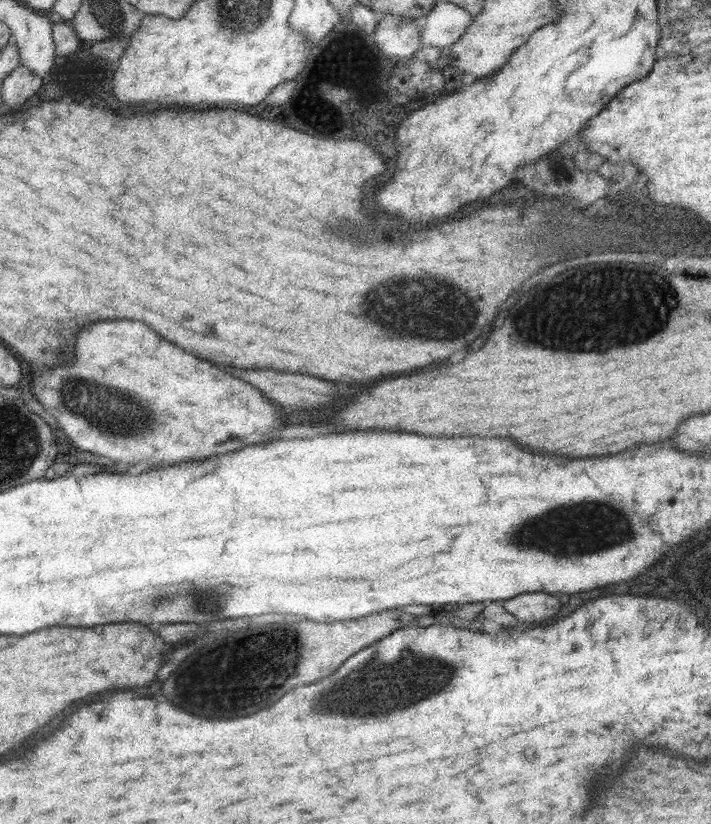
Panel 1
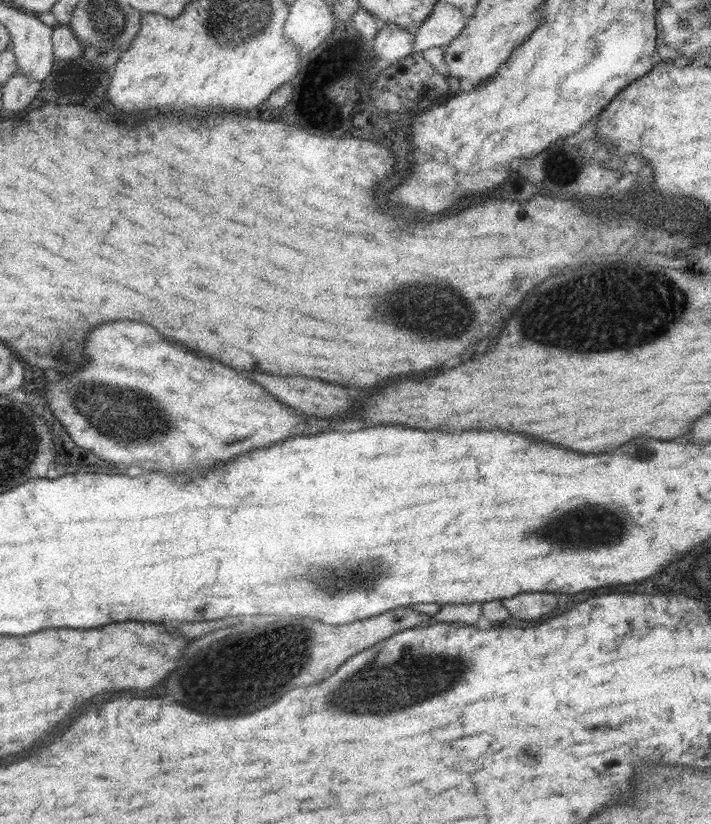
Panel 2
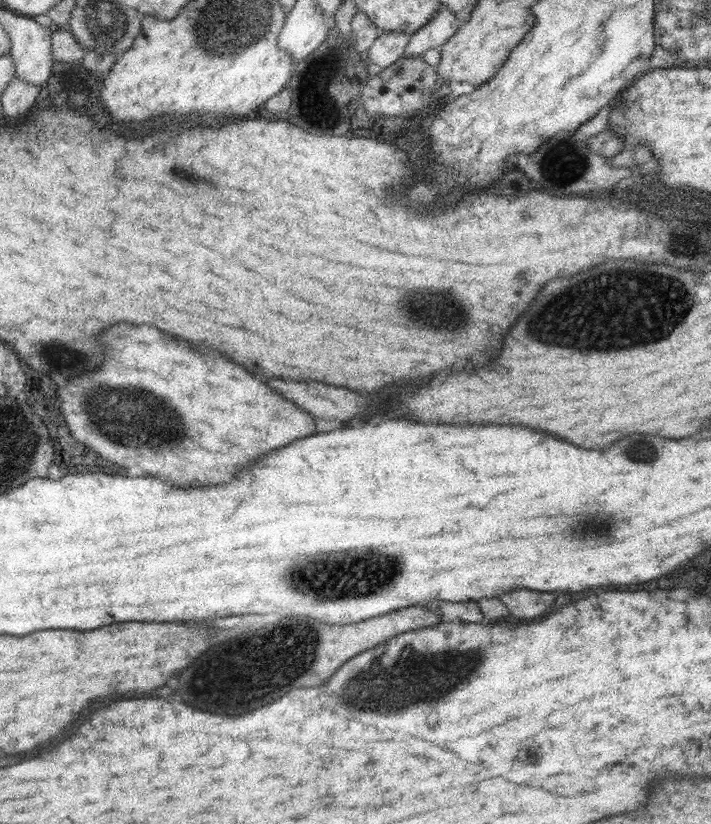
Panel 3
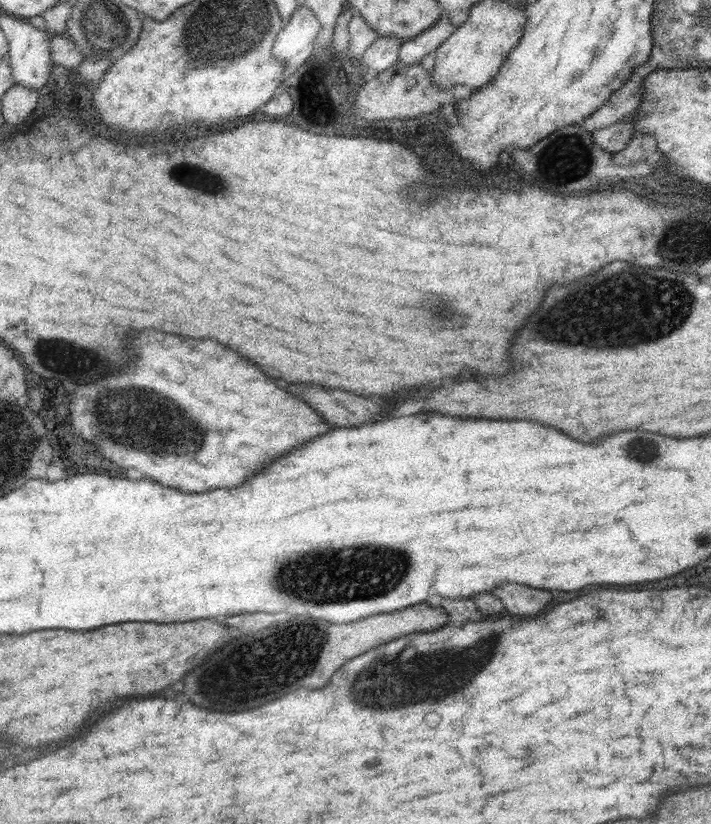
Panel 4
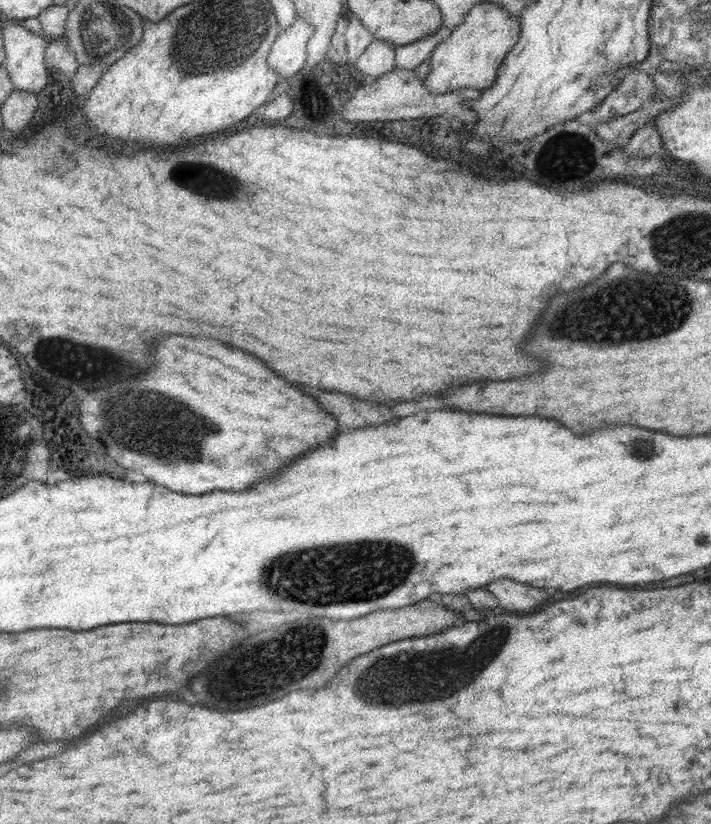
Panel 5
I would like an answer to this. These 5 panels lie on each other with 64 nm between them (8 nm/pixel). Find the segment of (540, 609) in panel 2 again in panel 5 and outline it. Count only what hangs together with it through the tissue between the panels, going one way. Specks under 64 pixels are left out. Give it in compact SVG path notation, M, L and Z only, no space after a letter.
M499 578L499 582L490 582L486 589L497 599L498 610L504 612L533 612L547 598L545 590L511 582L507 578Z

